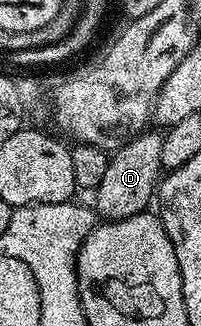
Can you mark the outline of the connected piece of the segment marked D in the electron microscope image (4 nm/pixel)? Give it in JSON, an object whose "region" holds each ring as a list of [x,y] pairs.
{"region":[[[144,130],[131,137],[128,144],[110,153],[105,174],[101,178],[101,186],[93,189],[93,207],[104,221],[133,218],[152,207],[153,197],[161,179],[159,155],[163,145],[163,136],[158,131],[155,132]]]}

